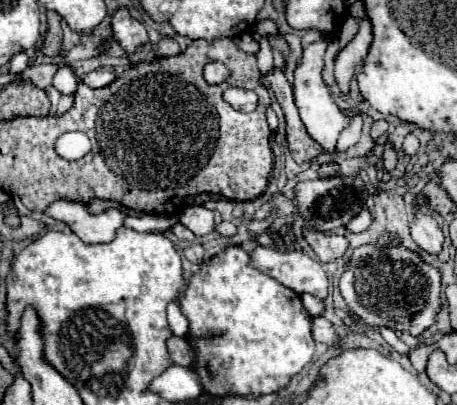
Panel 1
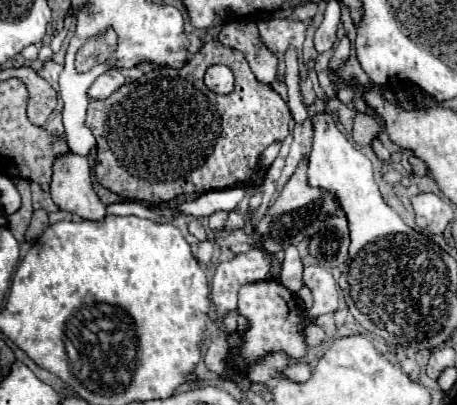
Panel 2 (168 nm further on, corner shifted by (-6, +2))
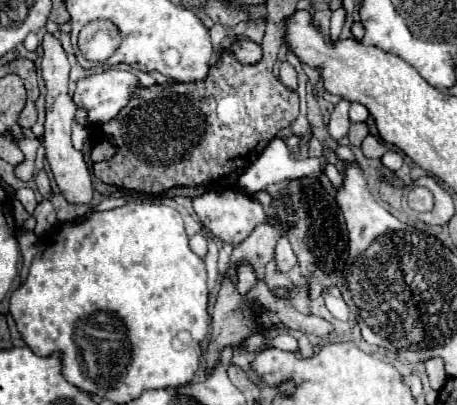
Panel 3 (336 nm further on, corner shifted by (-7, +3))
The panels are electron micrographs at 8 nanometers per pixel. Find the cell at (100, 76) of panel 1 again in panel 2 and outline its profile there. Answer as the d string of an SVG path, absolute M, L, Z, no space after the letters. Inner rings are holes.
M110 69L110 71L102 73L102 75L92 83L88 95L90 95L92 99L106 99L106 97L110 97L110 95L112 95L120 85L124 85L124 83L126 83L124 75L122 75L118 69Z

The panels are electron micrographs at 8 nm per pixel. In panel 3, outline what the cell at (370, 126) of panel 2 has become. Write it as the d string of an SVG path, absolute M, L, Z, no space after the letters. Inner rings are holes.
M351 124L351 128L349 128L349 142L353 144L353 146L361 146L361 142L363 142L363 138L369 134L369 130L367 130L367 124Z

